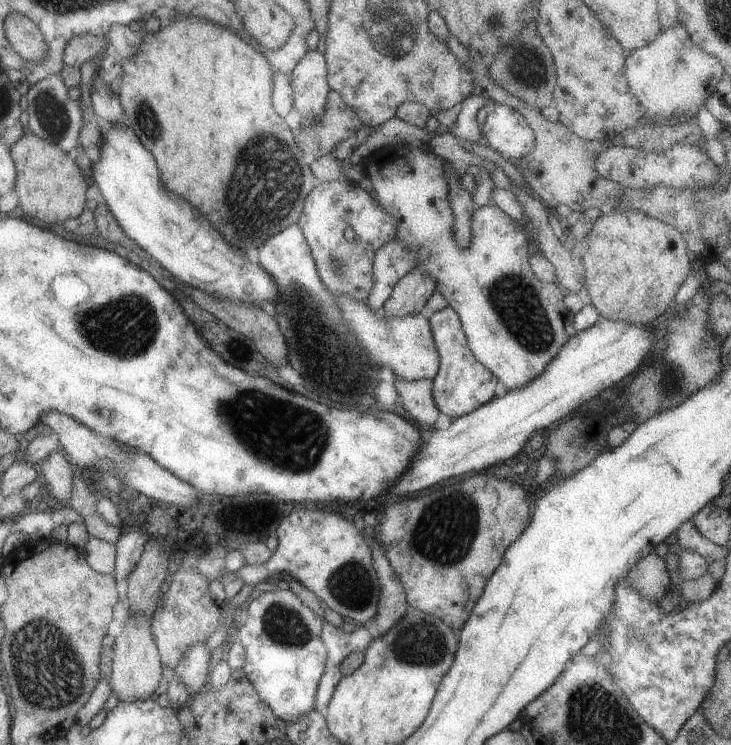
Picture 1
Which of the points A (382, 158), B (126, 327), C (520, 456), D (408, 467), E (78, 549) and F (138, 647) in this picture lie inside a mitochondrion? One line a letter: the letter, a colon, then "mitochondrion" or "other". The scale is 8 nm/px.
A: other
B: mitochondrion
C: other
D: other
E: other
F: other

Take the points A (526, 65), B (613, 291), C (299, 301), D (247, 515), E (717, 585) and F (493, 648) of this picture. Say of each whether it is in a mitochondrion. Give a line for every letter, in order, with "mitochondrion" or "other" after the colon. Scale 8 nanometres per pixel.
A: mitochondrion
B: other
C: mitochondrion
D: other
E: other
F: other

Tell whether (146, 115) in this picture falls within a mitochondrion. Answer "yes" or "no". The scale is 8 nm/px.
yes

